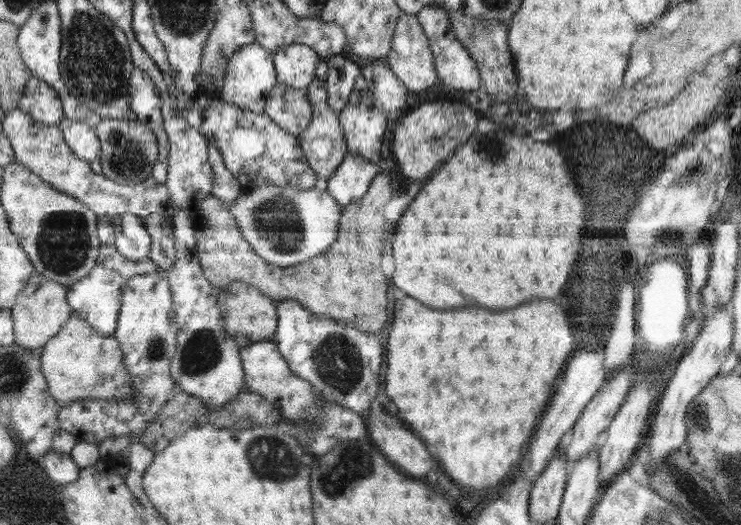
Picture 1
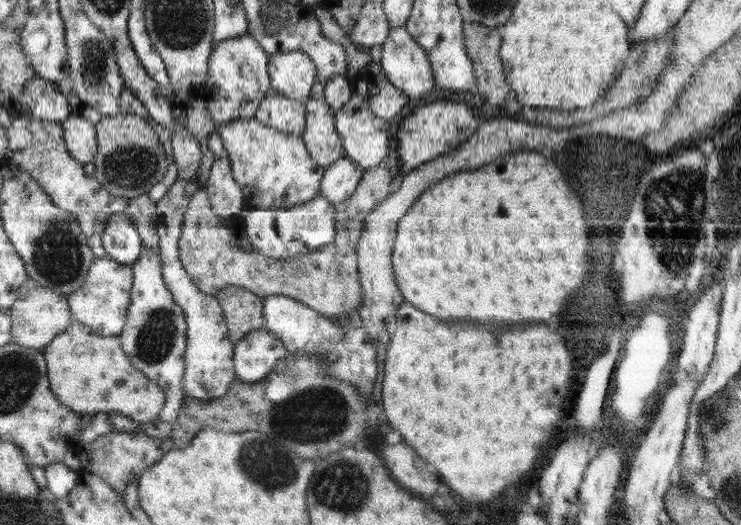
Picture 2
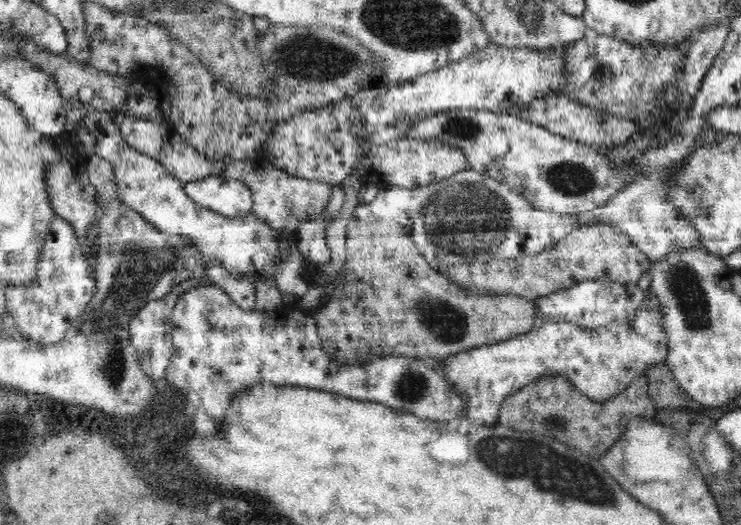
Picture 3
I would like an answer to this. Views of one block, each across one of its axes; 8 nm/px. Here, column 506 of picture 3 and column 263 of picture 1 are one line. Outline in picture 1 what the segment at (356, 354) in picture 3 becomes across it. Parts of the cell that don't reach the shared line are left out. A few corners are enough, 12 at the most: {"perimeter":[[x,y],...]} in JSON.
{"perimeter":[[247,282],[220,289],[217,303],[240,348],[272,340],[277,305]]}

